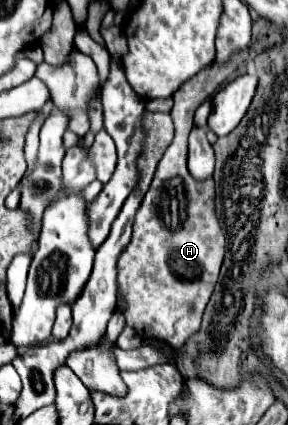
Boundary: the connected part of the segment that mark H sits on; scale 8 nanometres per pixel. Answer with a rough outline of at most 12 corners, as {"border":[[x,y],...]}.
{"border":[[243,66],[173,94],[175,138],[117,262],[123,316],[173,348],[225,256],[213,178],[187,170],[197,106]]}

